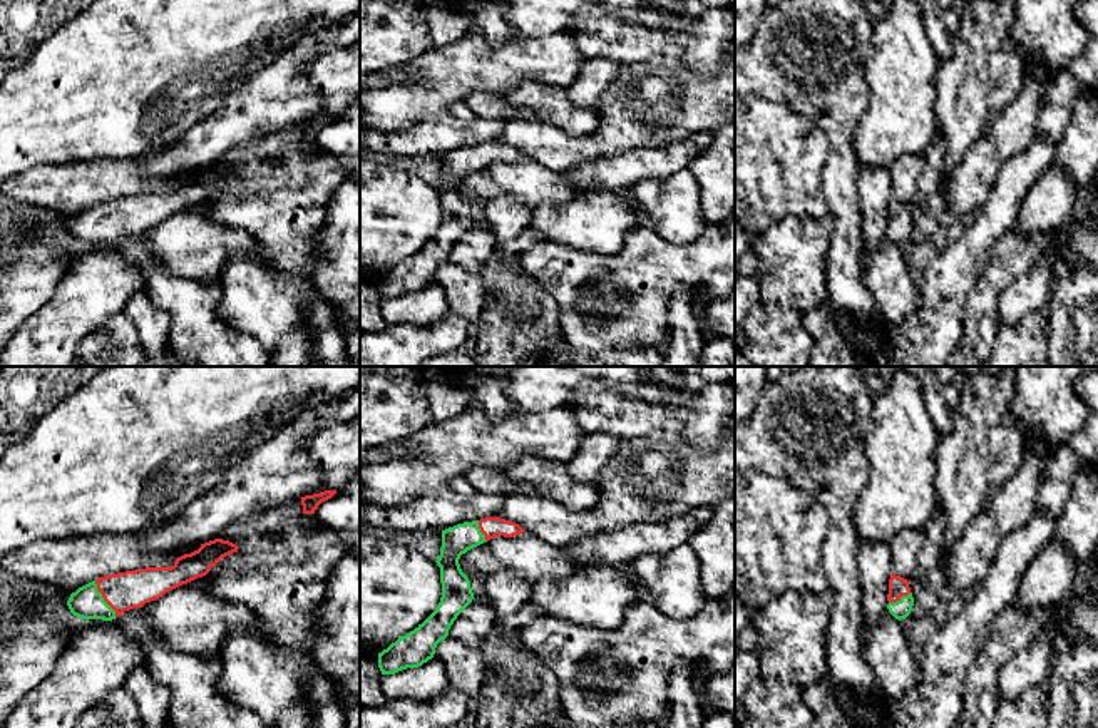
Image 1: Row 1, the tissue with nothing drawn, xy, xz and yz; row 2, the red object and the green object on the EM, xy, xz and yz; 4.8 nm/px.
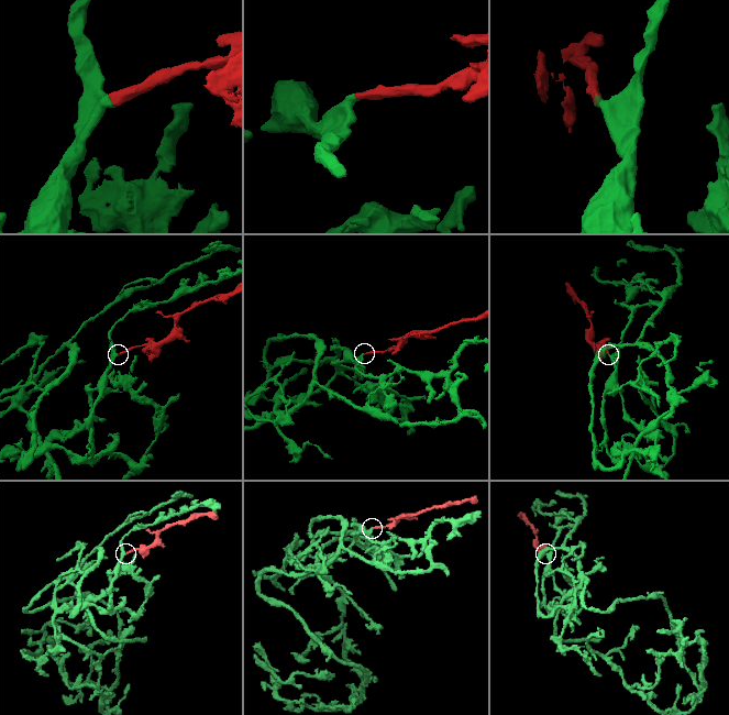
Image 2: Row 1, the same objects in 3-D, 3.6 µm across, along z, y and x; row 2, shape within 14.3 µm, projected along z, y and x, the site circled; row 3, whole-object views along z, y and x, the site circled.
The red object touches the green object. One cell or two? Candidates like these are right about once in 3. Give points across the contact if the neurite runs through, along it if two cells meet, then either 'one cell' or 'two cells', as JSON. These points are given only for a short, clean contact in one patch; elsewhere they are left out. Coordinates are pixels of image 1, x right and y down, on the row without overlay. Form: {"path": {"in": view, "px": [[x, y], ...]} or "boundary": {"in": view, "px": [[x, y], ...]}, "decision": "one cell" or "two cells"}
{"path": {"in": "xy", "px": [[123, 216], [104, 225], [86, 228]]}, "decision": "one cell"}

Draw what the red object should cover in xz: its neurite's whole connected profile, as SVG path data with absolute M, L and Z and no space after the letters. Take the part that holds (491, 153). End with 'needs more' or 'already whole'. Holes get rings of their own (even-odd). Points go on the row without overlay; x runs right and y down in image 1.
M485 142L442 156L440 181L435 186L440 192L440 228L422 249L378 278L382 300L418 293L432 285L437 269L449 261L457 241L472 228L474 218L460 194L460 181L497 161L514 162L521 157L526 156L519 149L500 142Z; needs more

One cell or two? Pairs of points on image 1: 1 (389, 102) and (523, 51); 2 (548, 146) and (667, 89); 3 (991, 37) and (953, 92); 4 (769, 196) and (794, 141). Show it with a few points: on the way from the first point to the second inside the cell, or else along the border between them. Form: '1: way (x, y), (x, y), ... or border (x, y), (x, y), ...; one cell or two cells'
1: way (422, 96), (429, 94), (459, 67), (489, 67); one cell
2: way (578, 146), (603, 143), (636, 112); one cell
3: way (985, 51), (985, 61), (966, 79); one cell
4: way (769, 183), (782, 166), (784, 154); one cell

